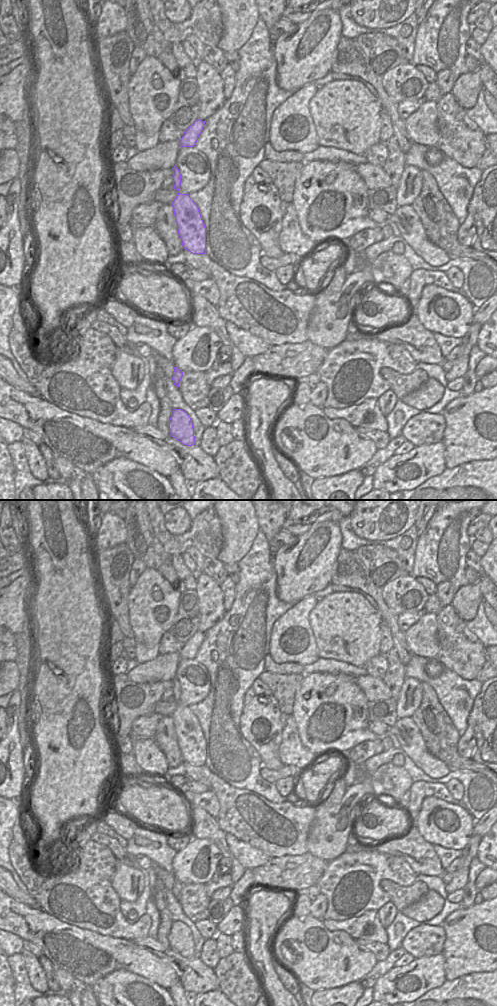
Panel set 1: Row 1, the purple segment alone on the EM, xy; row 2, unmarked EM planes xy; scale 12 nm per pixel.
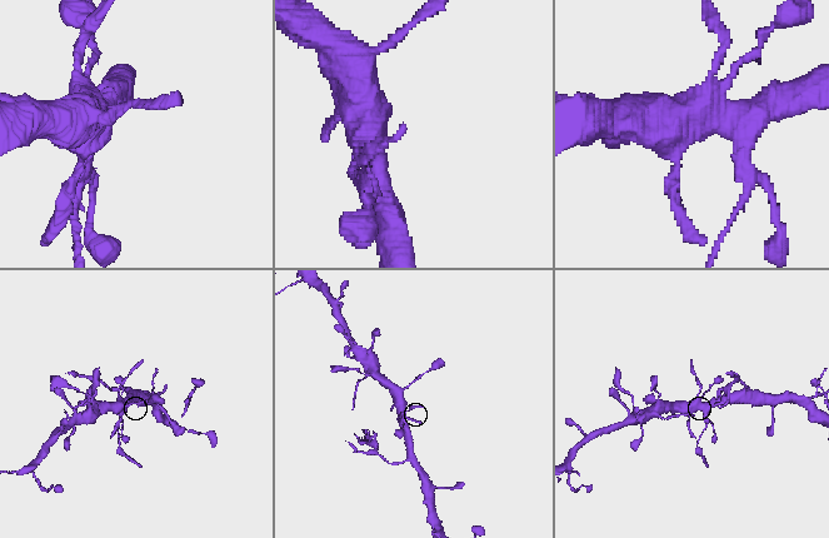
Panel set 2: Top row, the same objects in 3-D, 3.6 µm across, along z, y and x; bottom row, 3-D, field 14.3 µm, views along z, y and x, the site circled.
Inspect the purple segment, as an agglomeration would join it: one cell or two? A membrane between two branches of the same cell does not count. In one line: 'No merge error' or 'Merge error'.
No merge error.

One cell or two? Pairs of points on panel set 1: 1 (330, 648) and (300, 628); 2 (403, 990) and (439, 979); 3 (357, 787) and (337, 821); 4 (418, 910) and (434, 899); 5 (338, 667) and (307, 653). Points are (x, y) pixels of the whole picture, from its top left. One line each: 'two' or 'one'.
1: two
2: one
3: one
4: one
5: two

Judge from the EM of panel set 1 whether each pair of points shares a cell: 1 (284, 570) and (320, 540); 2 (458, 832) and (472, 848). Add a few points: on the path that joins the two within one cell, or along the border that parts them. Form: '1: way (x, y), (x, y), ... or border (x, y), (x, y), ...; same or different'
1: way (293, 562), (298, 557), (303, 557), (311, 549); same
2: border (473, 835), (462, 850); different

